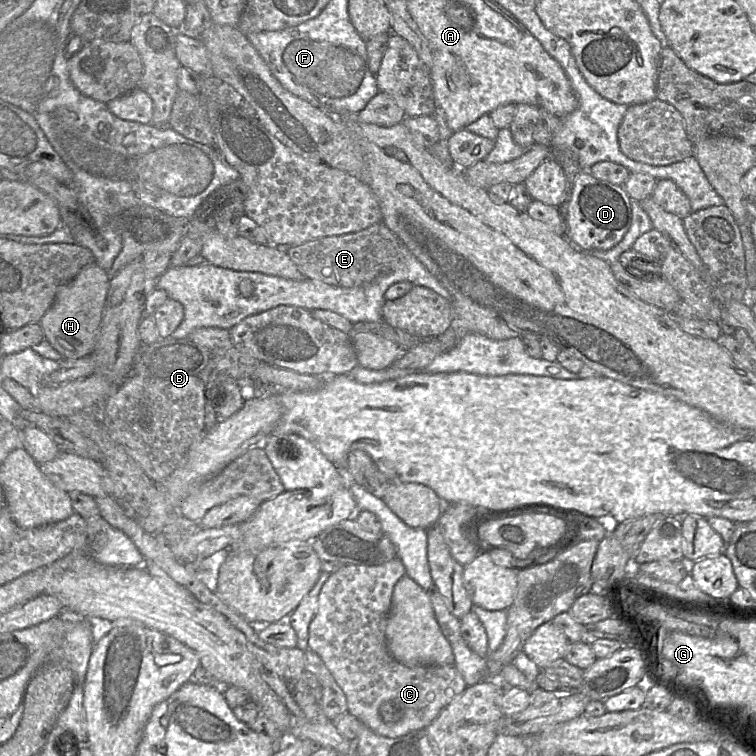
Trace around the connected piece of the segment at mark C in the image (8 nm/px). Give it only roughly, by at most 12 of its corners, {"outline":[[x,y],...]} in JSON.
{"outline":[[399,558],[331,573],[308,648],[374,733],[424,730],[467,687],[385,628]]}

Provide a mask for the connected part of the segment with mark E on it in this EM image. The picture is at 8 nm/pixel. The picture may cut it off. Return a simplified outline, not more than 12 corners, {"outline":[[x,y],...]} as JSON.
{"outline":[[384,223],[287,249],[306,278],[359,287],[401,267]]}

